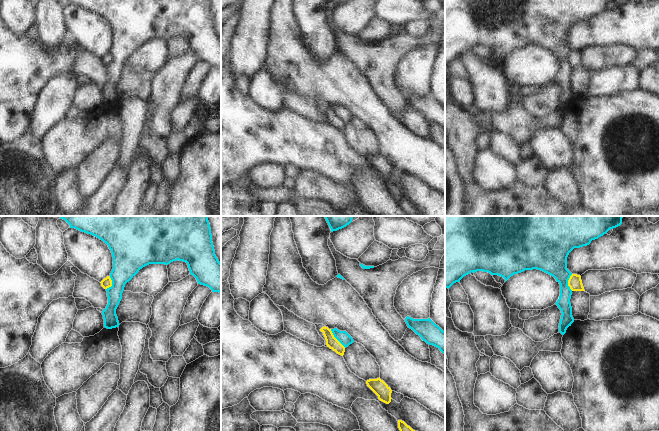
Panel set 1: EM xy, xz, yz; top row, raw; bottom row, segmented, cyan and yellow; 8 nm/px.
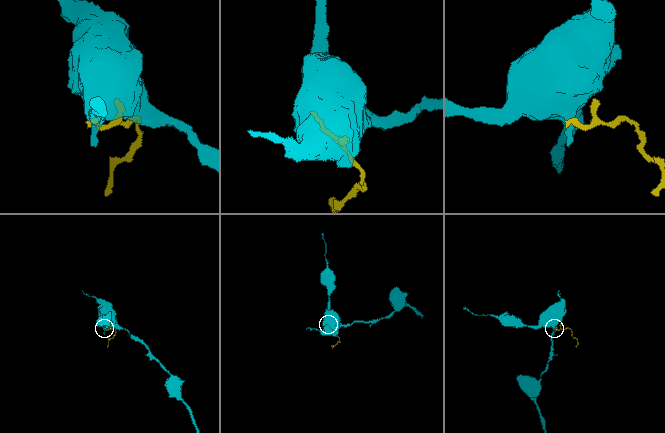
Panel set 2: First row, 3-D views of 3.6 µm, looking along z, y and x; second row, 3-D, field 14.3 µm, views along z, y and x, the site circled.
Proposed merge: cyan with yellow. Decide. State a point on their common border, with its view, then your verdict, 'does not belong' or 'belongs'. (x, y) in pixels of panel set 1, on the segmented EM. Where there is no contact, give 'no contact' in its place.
xz (336, 338) | does not belong

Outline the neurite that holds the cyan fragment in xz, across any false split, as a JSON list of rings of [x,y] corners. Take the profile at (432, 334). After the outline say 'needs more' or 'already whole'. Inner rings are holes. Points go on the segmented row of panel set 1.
[[[407,316],[405,322],[408,328],[419,335],[423,341],[437,347],[445,354],[445,331],[436,325],[430,318],[413,319]]]; already whole

